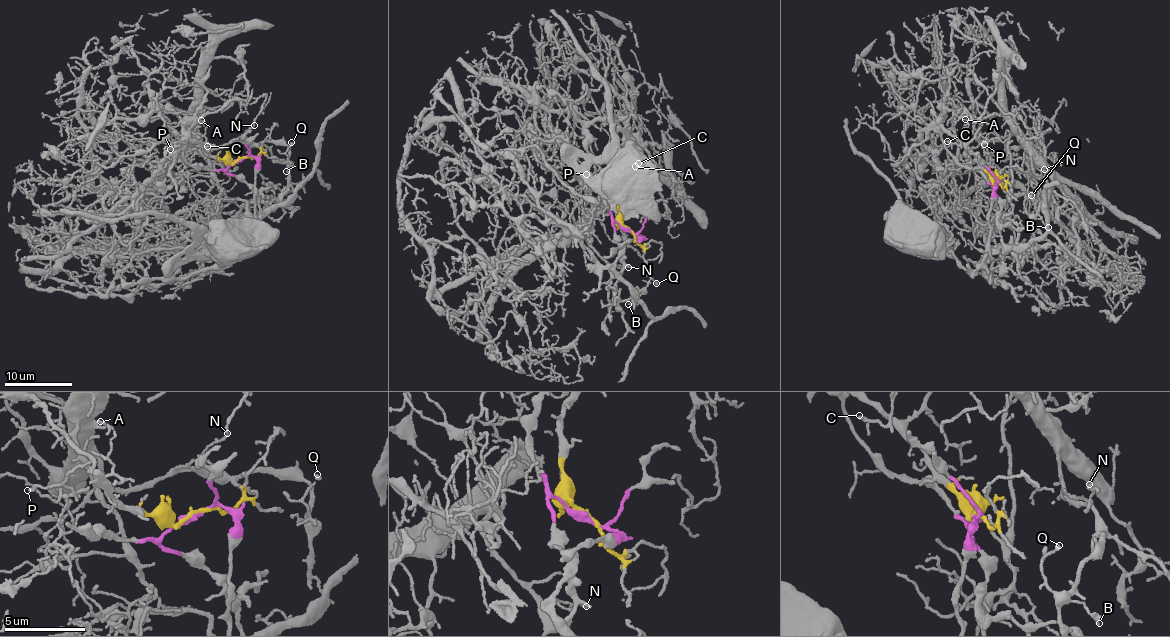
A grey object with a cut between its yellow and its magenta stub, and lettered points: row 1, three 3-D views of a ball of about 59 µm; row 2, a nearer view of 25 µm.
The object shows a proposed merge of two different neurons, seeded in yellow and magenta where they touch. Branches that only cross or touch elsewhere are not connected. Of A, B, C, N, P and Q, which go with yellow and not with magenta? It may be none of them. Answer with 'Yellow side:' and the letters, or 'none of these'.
Yellow side: A, C, P

